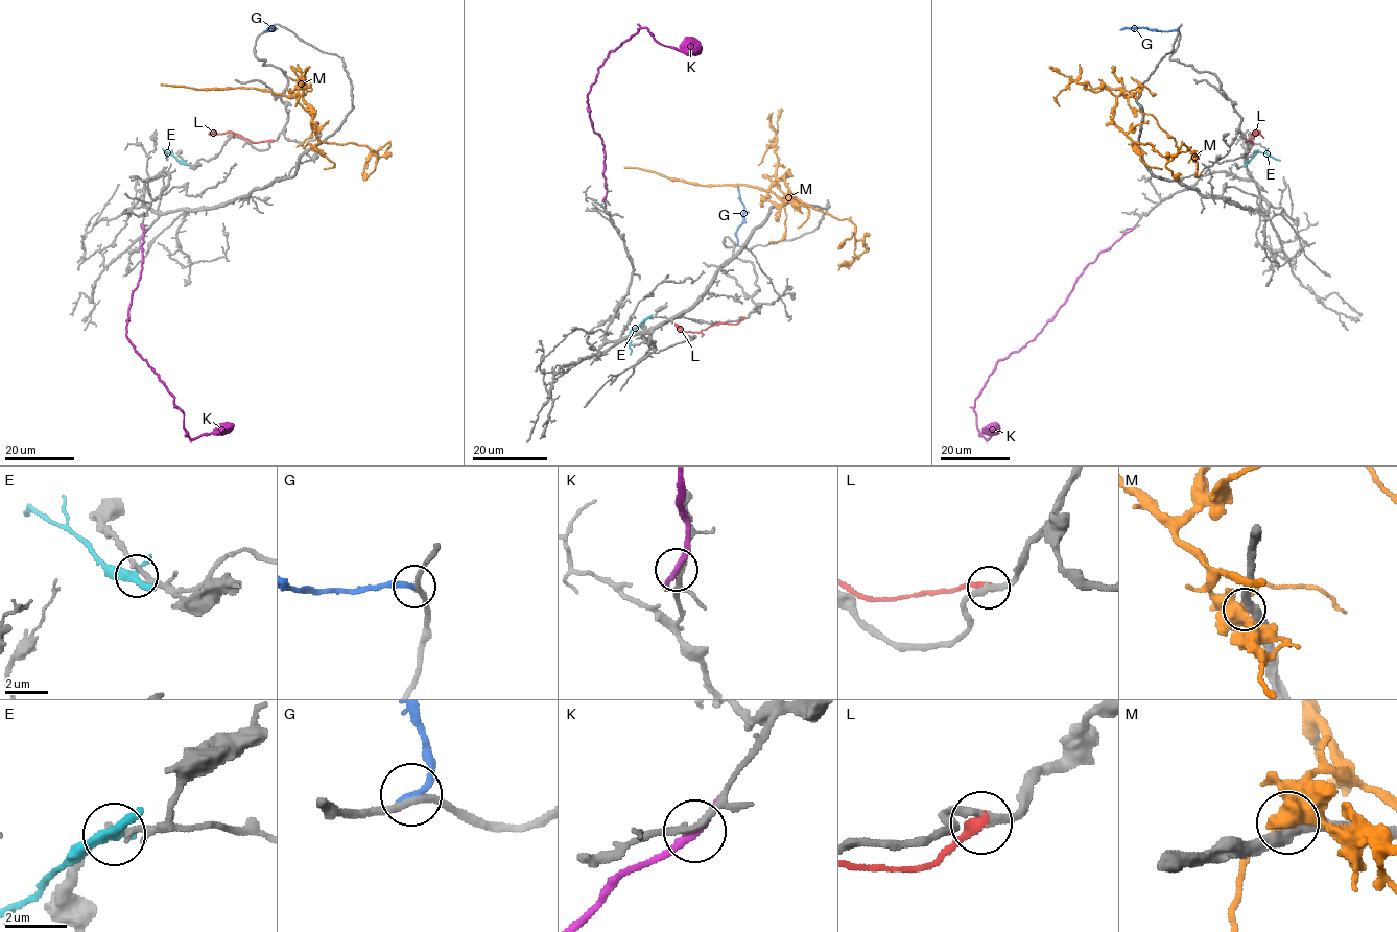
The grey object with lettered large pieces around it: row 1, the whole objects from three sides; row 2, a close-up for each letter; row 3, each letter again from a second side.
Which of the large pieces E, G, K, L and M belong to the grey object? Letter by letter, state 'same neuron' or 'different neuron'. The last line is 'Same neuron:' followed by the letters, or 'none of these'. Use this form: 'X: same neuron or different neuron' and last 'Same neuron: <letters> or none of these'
E: different neuron
G: different neuron
K: different neuron
L: same neuron
M: different neuron
Same neuron: L

